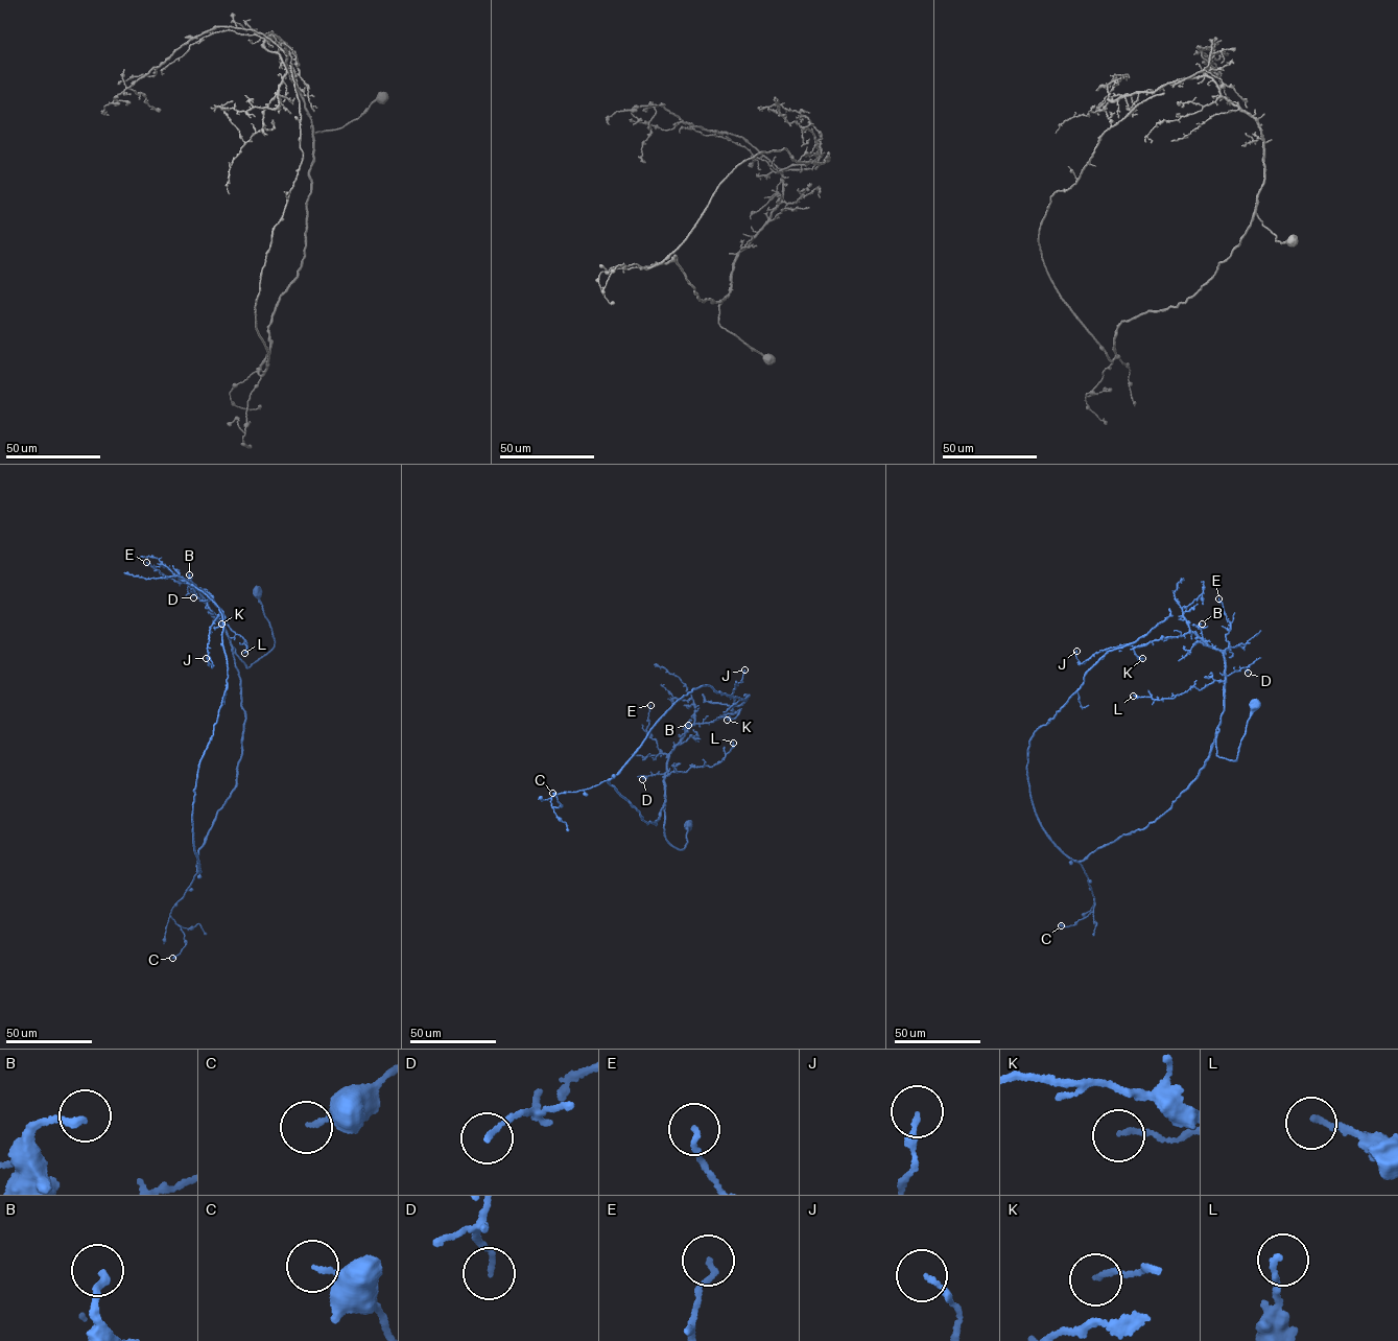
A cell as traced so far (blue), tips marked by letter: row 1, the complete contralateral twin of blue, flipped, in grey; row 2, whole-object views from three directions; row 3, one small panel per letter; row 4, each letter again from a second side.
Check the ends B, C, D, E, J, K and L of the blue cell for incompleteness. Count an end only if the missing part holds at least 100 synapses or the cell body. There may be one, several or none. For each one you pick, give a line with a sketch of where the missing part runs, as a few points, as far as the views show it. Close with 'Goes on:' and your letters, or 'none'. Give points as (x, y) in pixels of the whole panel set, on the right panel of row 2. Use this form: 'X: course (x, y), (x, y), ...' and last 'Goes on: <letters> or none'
Goes on: none

